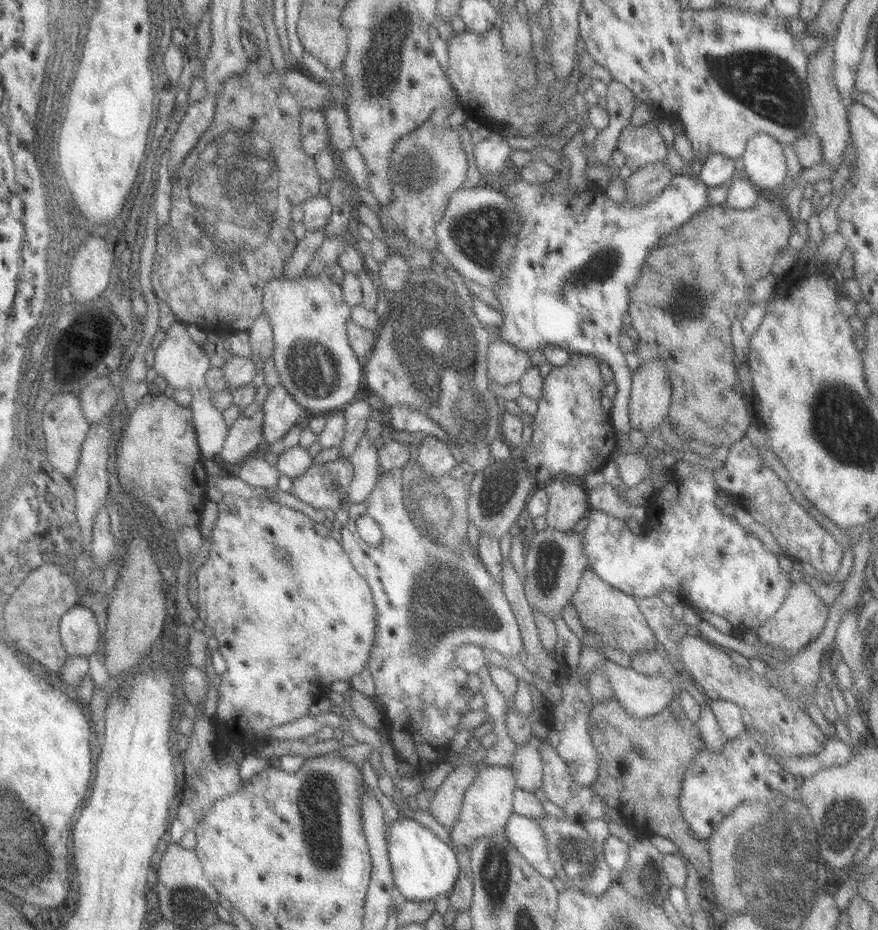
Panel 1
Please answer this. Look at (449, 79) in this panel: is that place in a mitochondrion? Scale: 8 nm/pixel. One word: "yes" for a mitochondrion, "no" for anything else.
no

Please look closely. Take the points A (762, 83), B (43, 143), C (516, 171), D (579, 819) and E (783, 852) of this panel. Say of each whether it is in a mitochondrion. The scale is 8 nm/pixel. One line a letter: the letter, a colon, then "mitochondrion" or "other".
A: mitochondrion
B: mitochondrion
C: other
D: other
E: mitochondrion

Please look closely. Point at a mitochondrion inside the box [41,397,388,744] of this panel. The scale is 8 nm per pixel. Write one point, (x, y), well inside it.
(285, 563)

